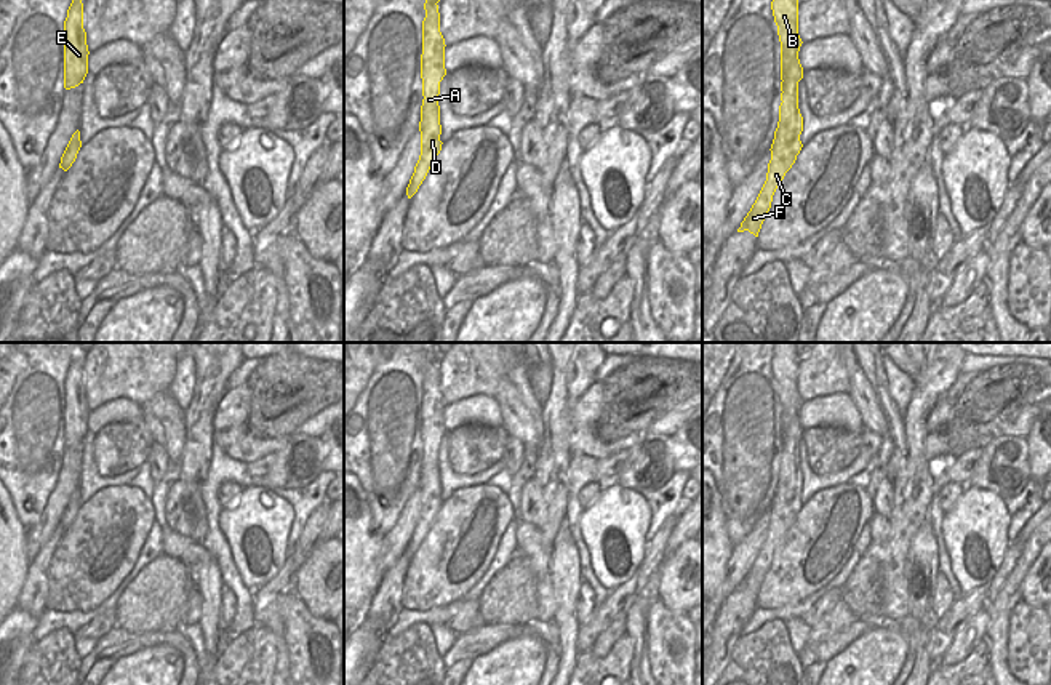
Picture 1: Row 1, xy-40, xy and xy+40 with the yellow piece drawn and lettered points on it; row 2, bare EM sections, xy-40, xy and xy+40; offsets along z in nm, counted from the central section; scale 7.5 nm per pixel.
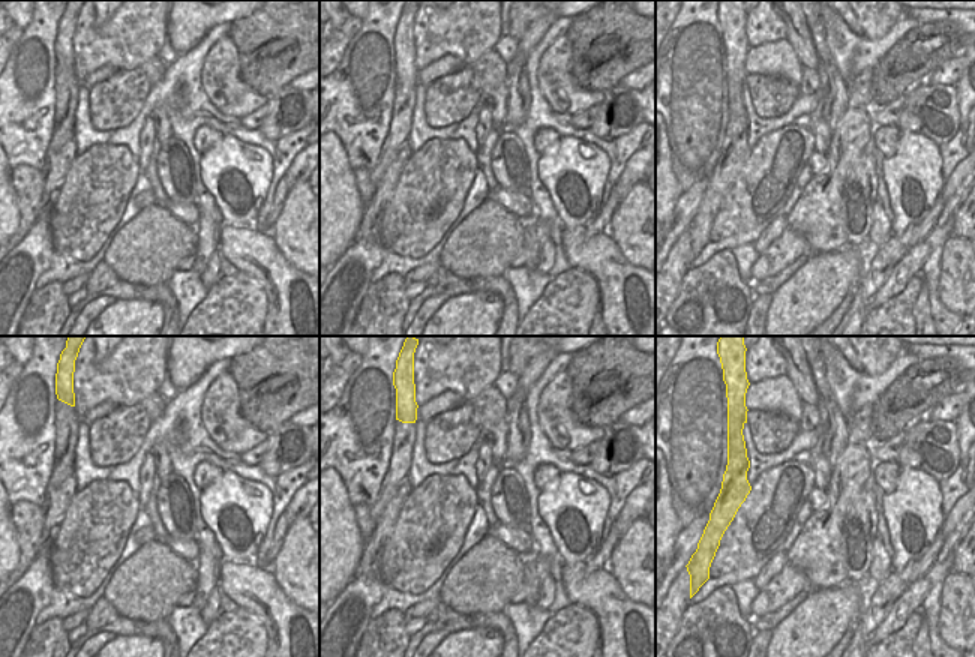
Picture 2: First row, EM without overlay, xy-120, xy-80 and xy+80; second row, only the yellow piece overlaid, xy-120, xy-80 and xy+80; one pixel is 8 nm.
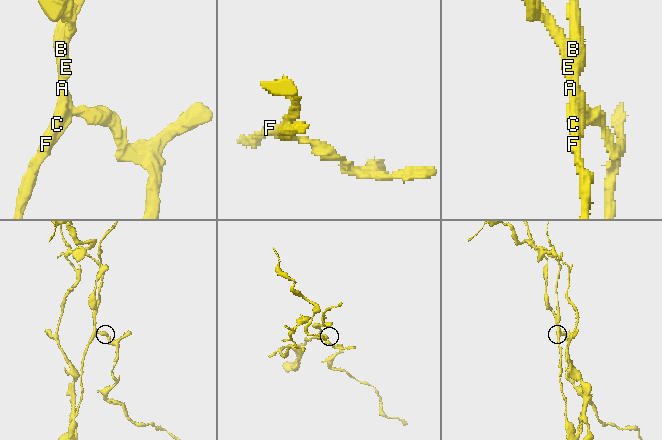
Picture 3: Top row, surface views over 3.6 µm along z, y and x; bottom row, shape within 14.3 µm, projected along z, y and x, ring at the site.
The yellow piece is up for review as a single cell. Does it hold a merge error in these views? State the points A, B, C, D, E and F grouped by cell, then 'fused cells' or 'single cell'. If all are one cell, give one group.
groups A C D E F / B; fused cells

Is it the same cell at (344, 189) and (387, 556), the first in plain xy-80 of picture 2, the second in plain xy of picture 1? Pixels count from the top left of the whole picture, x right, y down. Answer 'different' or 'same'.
different

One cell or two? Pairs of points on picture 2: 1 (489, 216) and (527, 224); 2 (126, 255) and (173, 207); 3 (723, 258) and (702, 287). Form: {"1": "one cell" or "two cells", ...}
{"1": "two cells", "2": "two cells", "3": "one cell"}

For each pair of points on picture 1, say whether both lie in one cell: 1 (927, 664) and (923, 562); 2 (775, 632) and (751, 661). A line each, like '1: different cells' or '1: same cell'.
1: same cell
2: same cell

